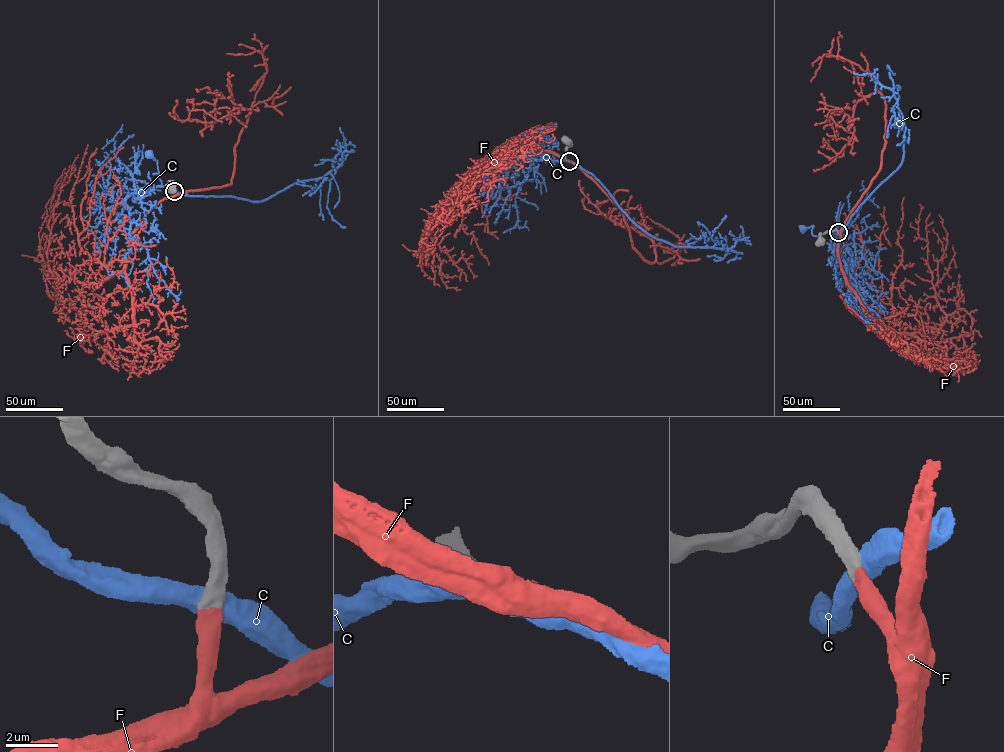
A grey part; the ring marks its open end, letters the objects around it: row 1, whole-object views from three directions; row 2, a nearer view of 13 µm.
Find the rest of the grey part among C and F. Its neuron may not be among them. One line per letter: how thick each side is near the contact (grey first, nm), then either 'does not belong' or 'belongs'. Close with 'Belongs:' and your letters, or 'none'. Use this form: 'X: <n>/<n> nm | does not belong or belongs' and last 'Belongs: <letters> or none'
C: 650/700 nm | does not belong
F: 550/600 nm | belongs
Belongs: F

